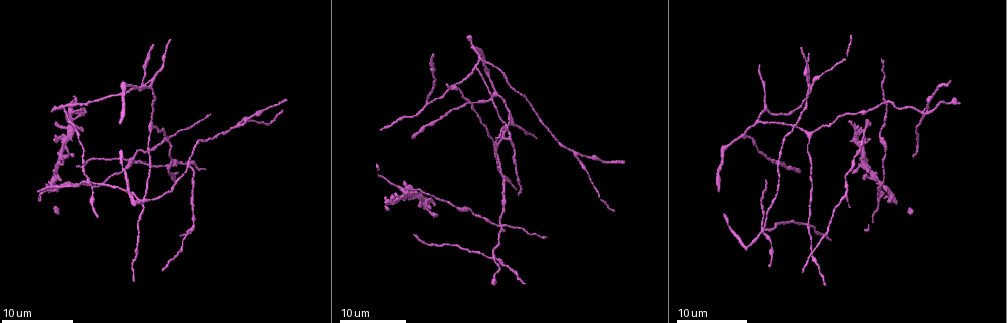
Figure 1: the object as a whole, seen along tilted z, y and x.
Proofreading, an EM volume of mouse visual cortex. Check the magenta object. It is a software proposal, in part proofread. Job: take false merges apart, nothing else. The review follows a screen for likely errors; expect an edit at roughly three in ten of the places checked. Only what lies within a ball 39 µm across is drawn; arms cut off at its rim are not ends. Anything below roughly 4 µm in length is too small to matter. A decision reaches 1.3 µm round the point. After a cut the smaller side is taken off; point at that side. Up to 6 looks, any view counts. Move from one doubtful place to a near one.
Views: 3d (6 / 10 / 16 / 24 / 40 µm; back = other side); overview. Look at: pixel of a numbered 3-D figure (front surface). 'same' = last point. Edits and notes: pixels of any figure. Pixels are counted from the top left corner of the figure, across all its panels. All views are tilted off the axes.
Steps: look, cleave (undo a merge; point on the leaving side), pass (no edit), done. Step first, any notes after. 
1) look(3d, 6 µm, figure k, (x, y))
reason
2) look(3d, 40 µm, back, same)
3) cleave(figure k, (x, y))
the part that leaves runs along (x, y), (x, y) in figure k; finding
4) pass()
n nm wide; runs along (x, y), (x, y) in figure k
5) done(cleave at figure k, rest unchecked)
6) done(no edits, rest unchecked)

look(3d, 24 µm, figure 1, (885, 105))
looks like a crossing

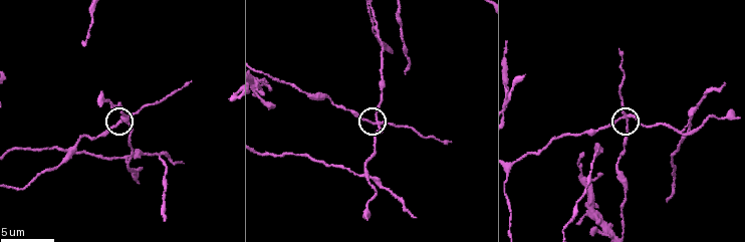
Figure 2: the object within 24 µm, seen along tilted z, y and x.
look(3d, 6 µm, figure 2, (627, 117))

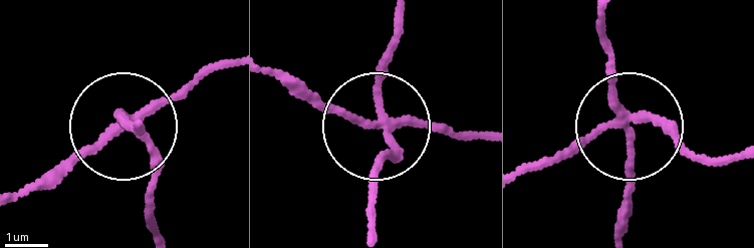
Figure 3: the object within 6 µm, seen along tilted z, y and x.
cleave(figure 3, (78, 153))
4 arms; the part that leaves runs along (381, 124), (324, 110), (274, 80) in figure 3; two neurons meet here

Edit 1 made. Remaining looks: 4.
look(3d, 16 µm, figure 1, (811, 85))
two arms in line, one across

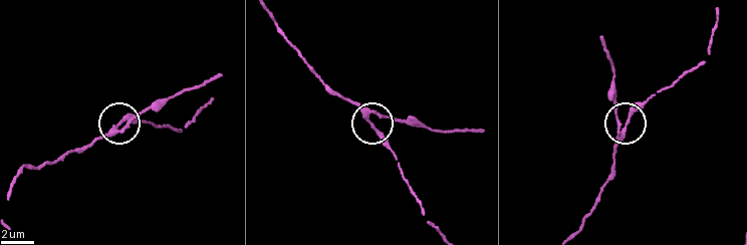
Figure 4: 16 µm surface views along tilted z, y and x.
look(3d, 10 µm, figure 4, (370, 122))

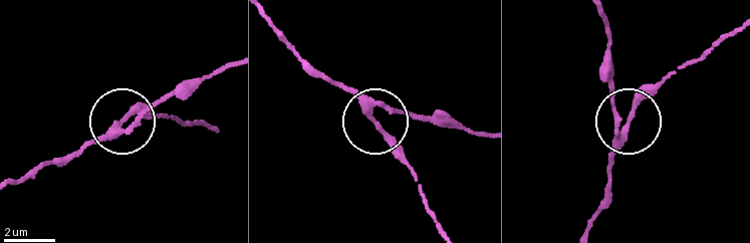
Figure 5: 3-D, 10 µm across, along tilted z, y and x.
pass()
3 arms; runs along (586, 230), (628, 125), (609, 97), (603, 64) in figure 5; one neuron here

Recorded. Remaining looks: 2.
look(3d, 10 µm, figure 2, (101, 99))
a fork

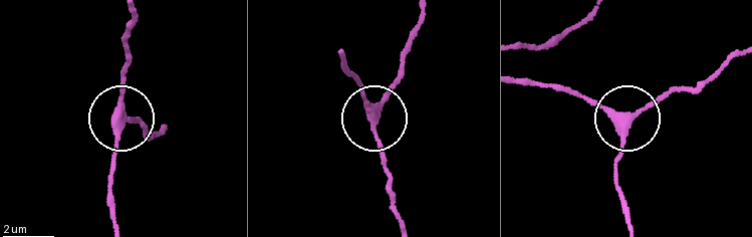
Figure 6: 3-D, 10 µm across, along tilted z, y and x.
pass()
290 nm wide; runs along (425, 13), (378, 114), (370, 114), (359, 76) in figure 6; all the same neuron

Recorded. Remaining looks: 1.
done(cleave at figure 3, rest unchecked)

